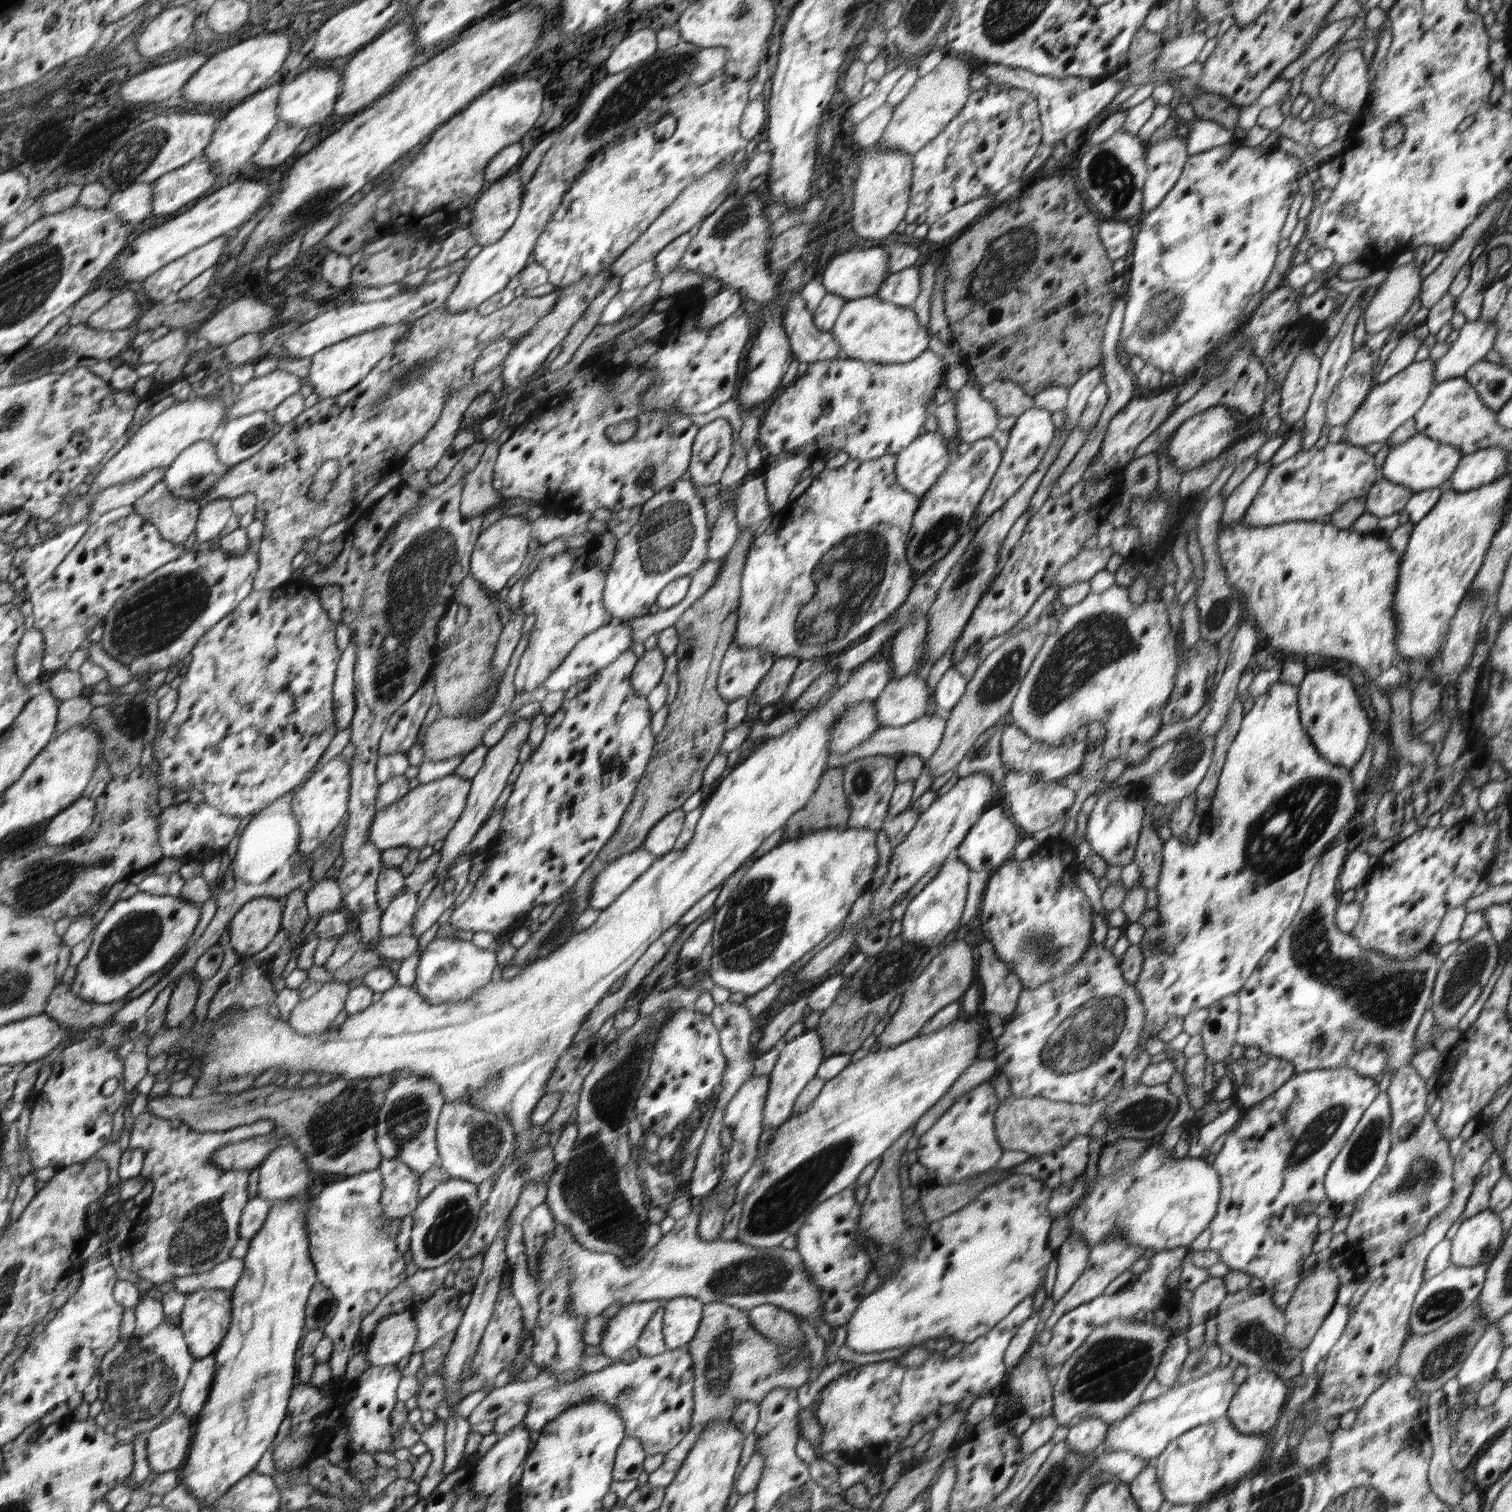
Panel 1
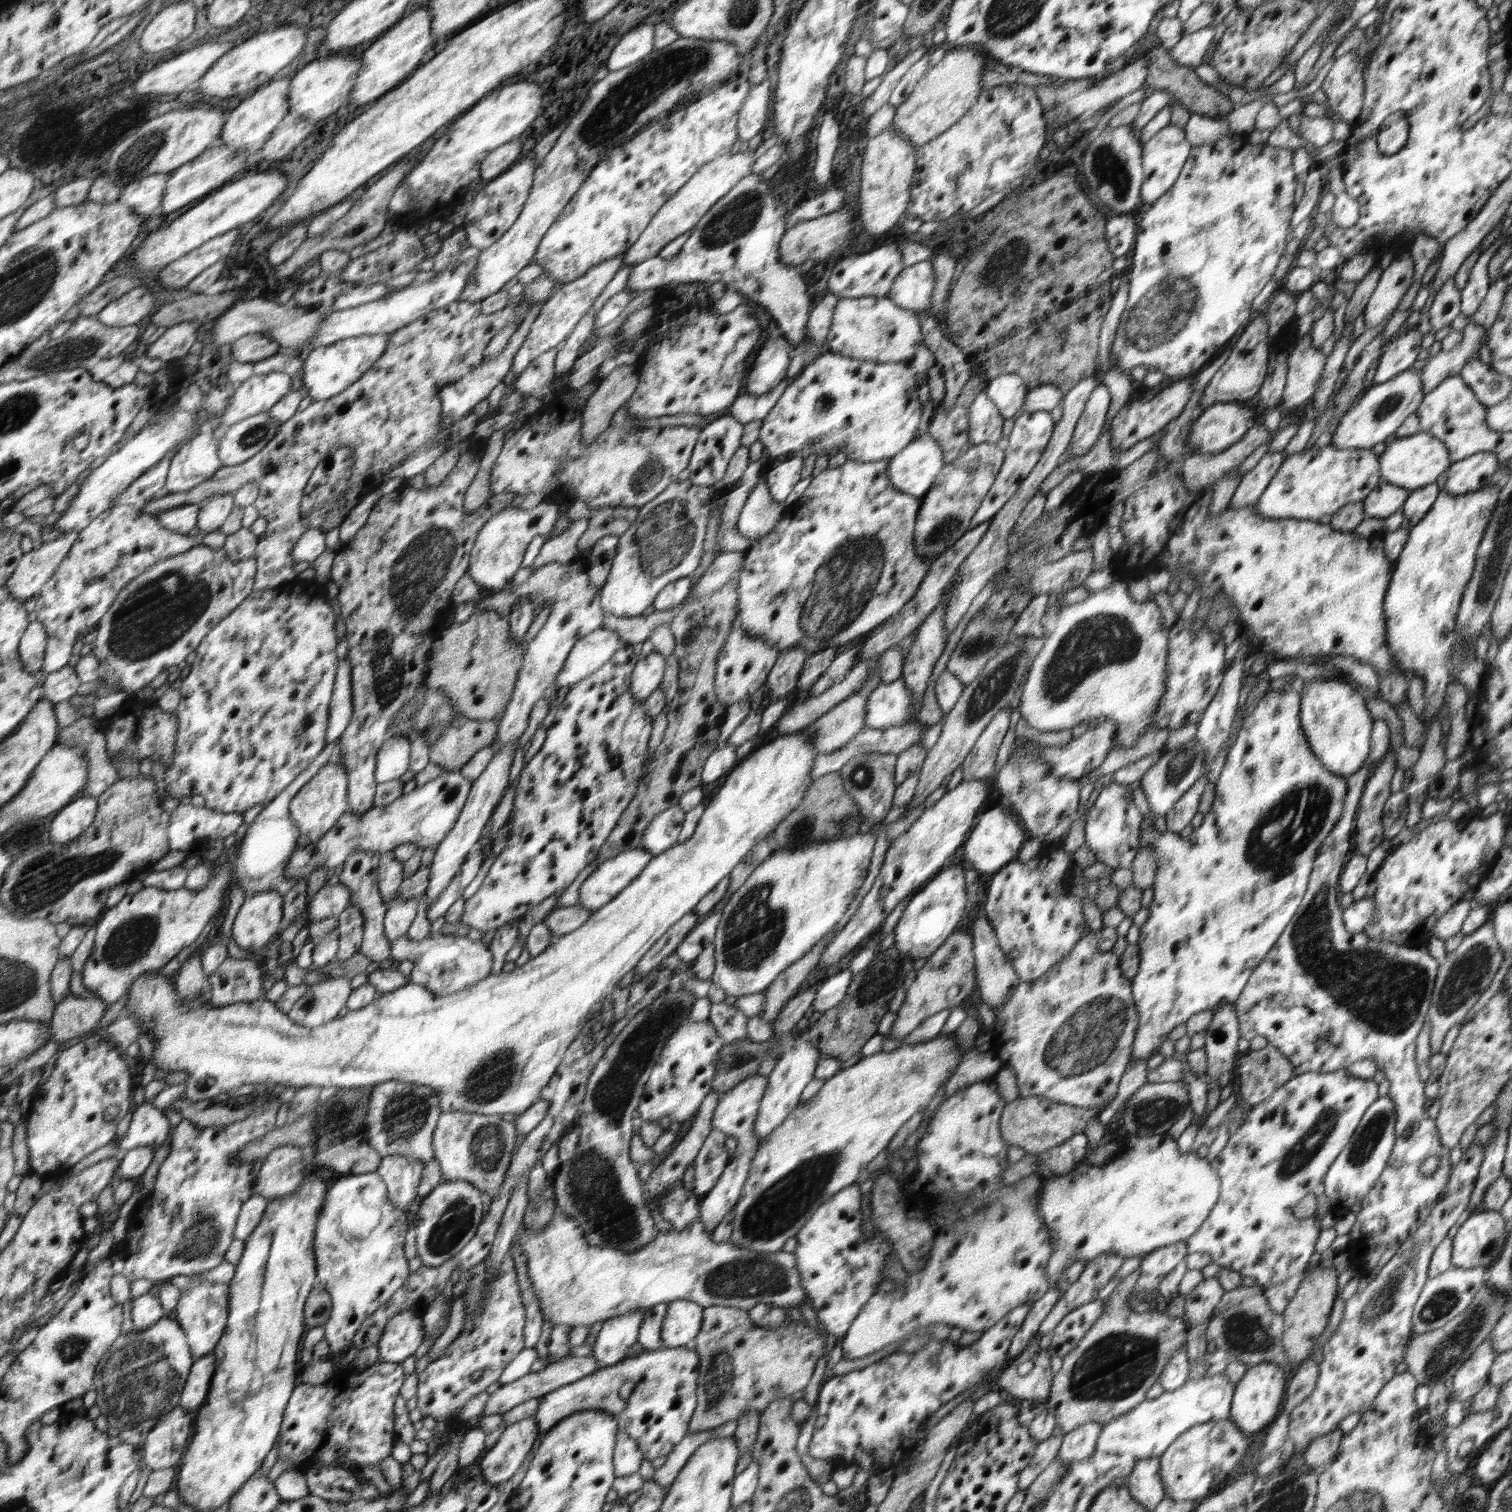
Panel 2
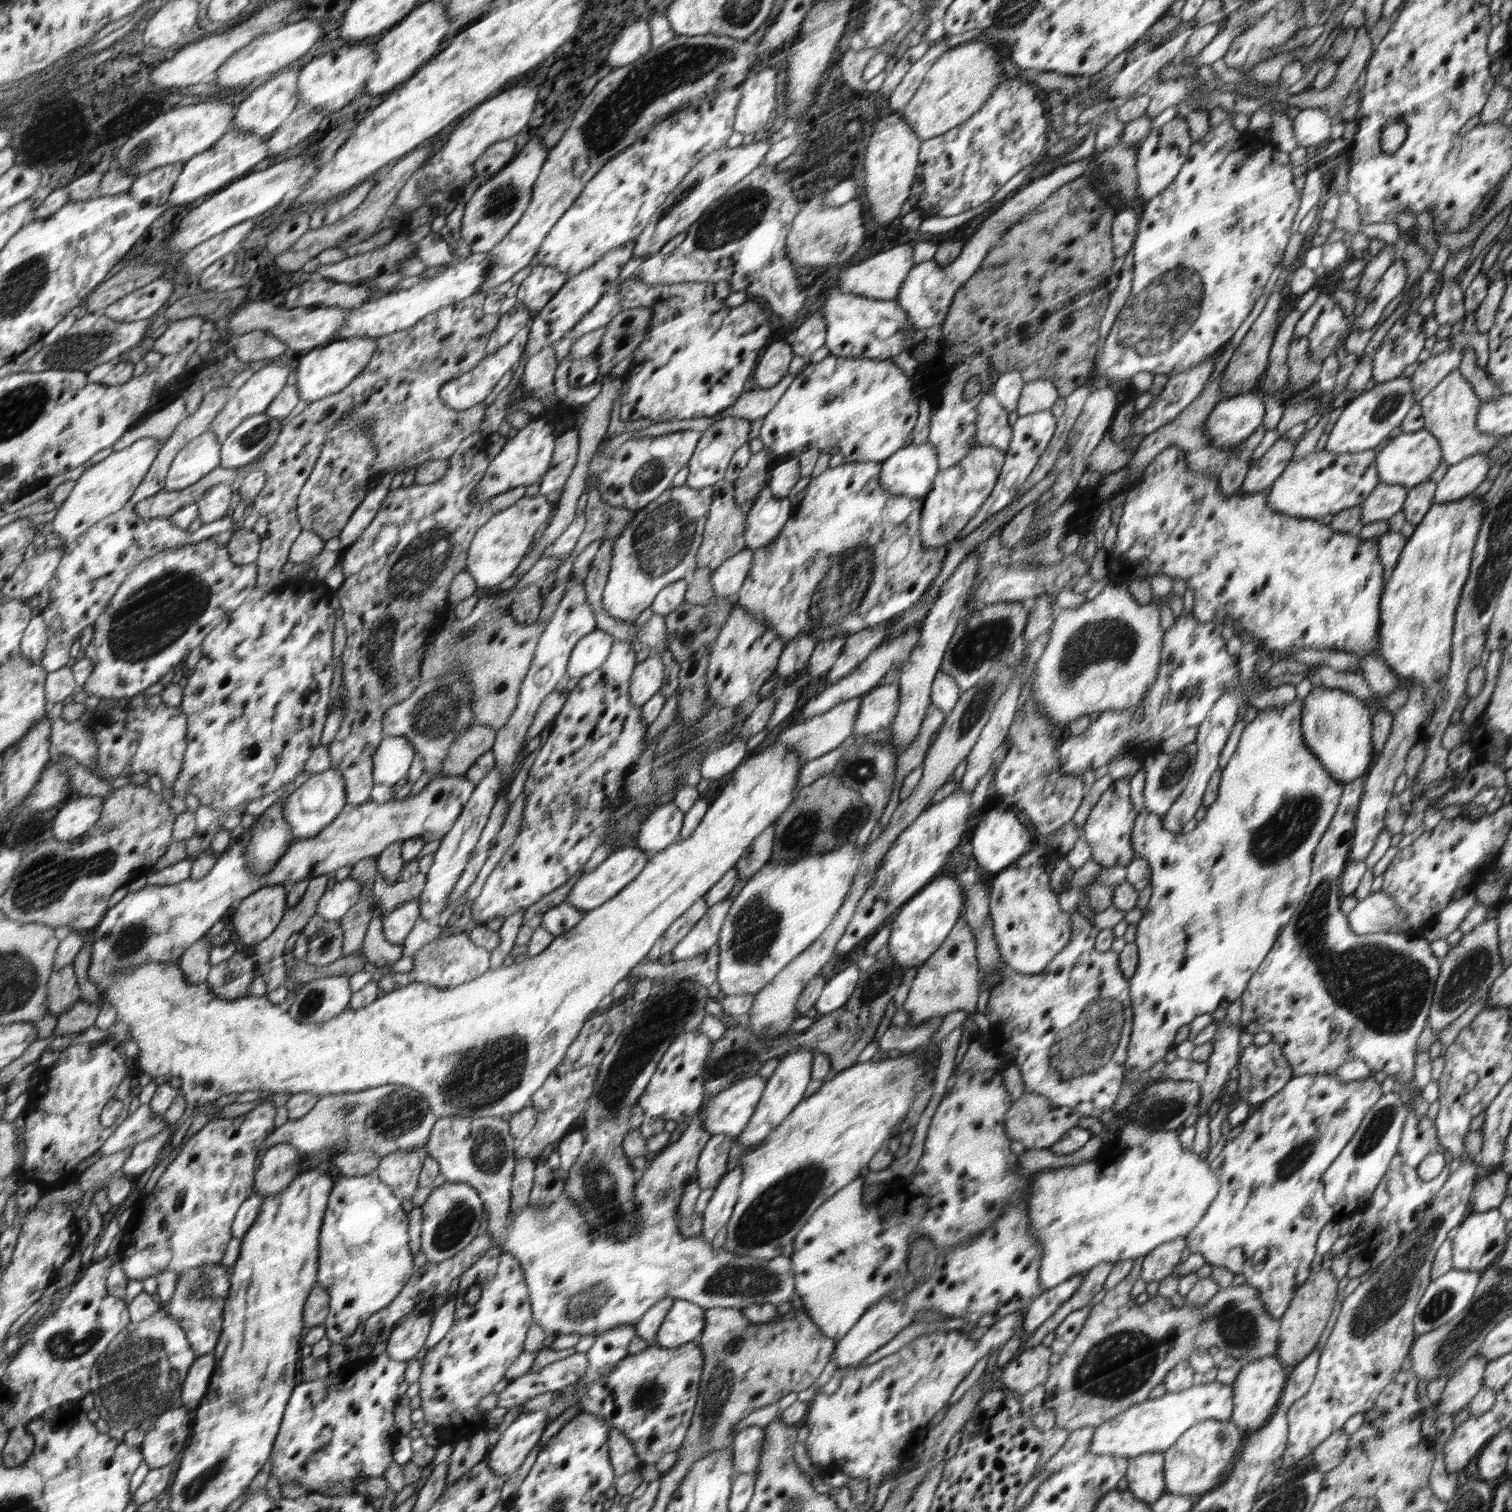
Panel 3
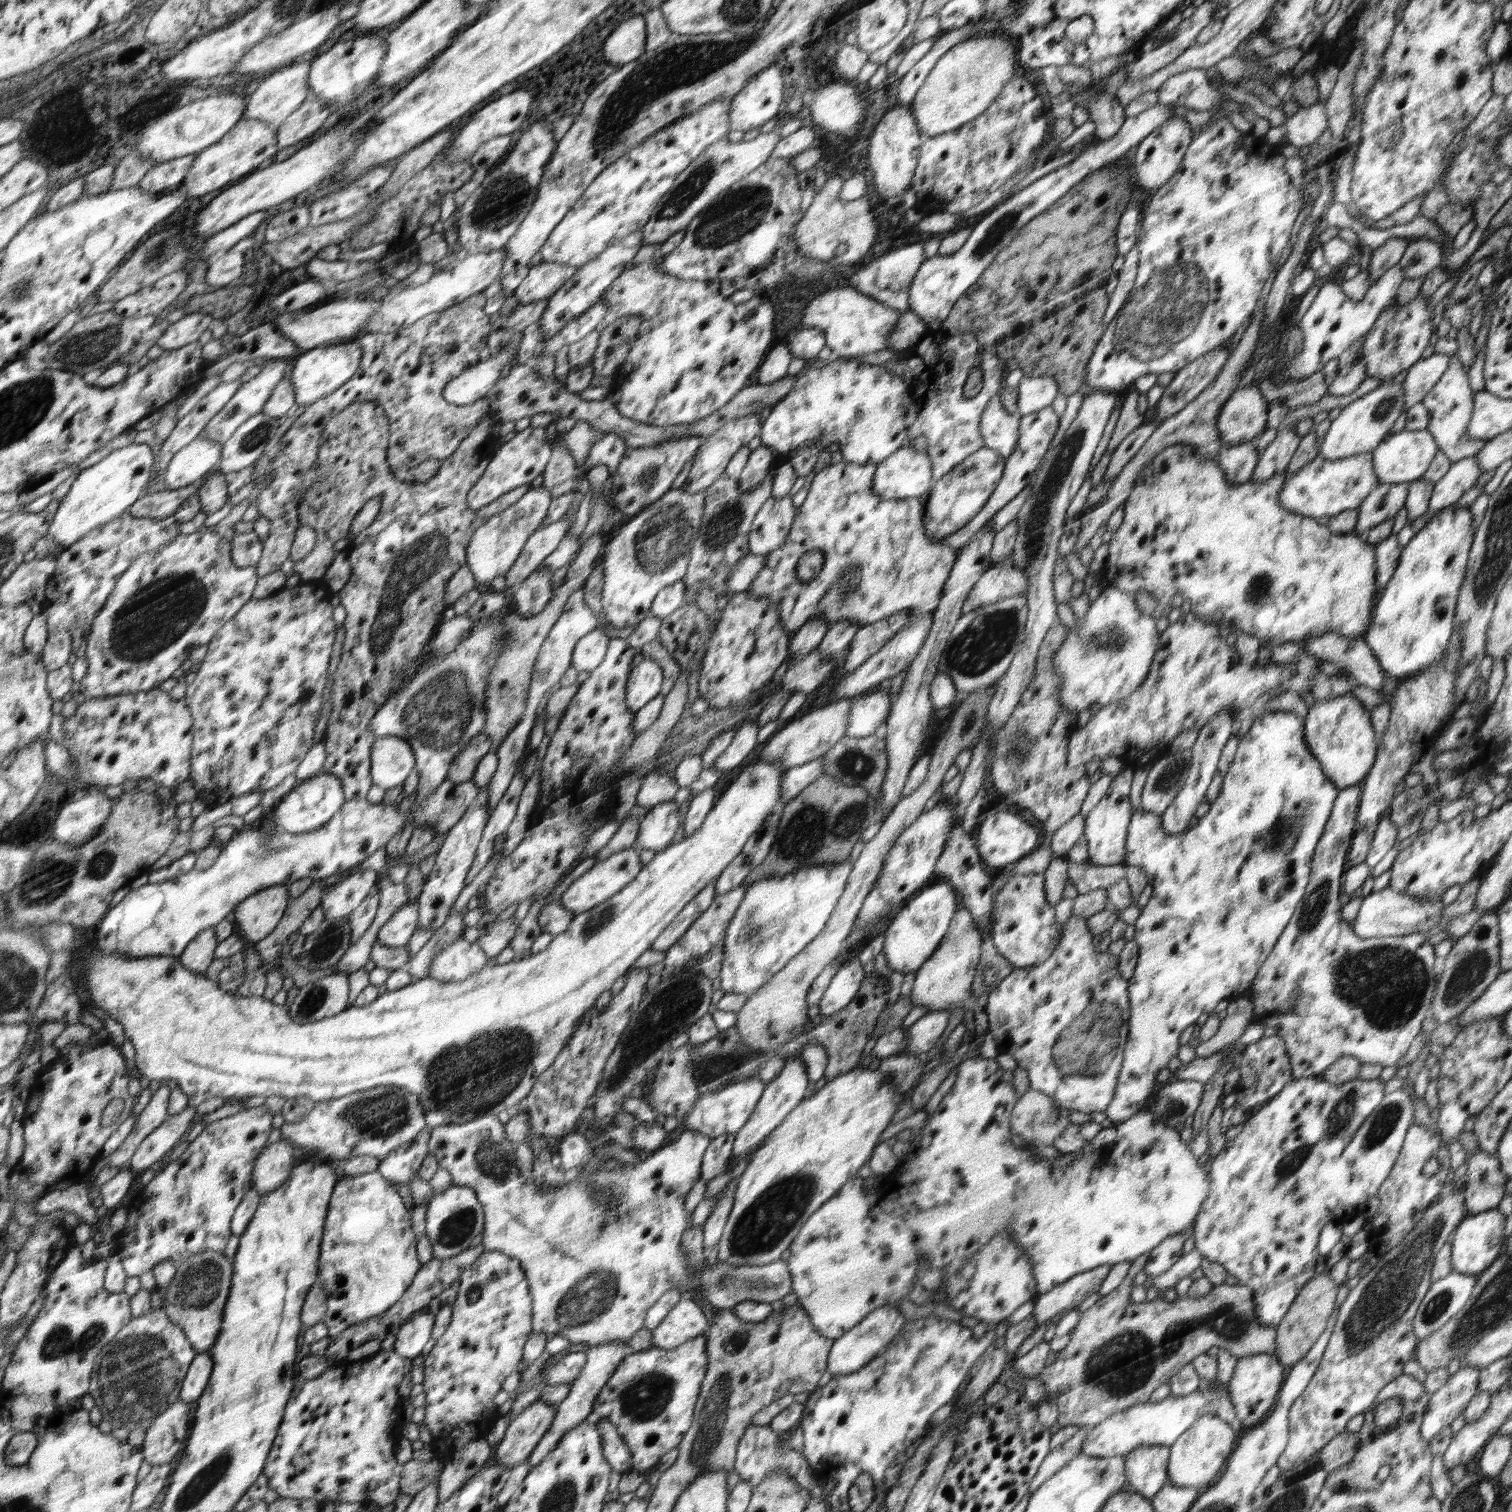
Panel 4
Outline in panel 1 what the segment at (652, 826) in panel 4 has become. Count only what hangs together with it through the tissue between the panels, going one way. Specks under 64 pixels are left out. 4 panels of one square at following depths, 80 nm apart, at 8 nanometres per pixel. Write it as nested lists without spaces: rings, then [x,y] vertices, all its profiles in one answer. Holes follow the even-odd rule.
[[[682,809],[672,811],[652,827],[648,837],[643,841],[642,848],[658,857],[668,854],[674,849],[684,822],[685,813]]]

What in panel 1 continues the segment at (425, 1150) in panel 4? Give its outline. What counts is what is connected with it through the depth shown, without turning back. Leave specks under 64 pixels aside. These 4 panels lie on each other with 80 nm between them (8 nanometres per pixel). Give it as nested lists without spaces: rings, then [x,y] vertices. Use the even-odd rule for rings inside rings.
[[[383,1158],[378,1165],[383,1173],[383,1218],[404,1218],[419,1206],[419,1172],[399,1160]]]

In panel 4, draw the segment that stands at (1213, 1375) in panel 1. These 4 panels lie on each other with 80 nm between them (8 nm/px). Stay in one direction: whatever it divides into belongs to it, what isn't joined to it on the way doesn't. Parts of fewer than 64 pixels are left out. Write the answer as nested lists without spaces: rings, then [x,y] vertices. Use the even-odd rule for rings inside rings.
[[[1210,1387],[1200,1388],[1188,1396],[1171,1396],[1158,1402],[1151,1400],[1123,1410],[1120,1414],[1108,1417],[1099,1425],[1091,1426],[1084,1442],[1081,1454],[1095,1457],[1108,1455],[1124,1455],[1140,1446],[1171,1446],[1179,1436],[1204,1414],[1214,1414],[1224,1422],[1236,1425],[1236,1413],[1228,1391],[1216,1392]]]

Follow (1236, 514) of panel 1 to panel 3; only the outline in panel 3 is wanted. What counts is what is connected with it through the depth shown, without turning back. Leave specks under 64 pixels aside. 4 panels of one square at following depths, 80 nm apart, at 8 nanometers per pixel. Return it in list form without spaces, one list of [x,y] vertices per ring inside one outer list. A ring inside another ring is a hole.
[[[1279,438],[1260,459],[1252,462],[1239,494],[1252,494],[1269,488],[1292,460],[1296,445],[1294,438]]]

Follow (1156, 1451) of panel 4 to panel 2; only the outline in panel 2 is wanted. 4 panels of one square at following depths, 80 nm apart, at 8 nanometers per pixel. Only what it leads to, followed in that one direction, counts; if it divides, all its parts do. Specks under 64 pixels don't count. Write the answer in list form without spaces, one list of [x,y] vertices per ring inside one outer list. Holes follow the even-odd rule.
[[[1159,1457],[1138,1459],[1137,1465],[1125,1480],[1136,1502],[1154,1510],[1166,1496]]]

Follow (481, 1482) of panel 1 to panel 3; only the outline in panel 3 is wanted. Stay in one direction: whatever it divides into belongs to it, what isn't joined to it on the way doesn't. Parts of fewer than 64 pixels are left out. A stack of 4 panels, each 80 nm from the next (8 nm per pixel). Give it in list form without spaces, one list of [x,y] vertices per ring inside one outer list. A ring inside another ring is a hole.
[[[547,1411],[518,1415],[489,1450],[486,1459],[490,1470],[498,1476],[509,1476],[518,1470],[530,1450],[538,1443],[547,1425]]]

